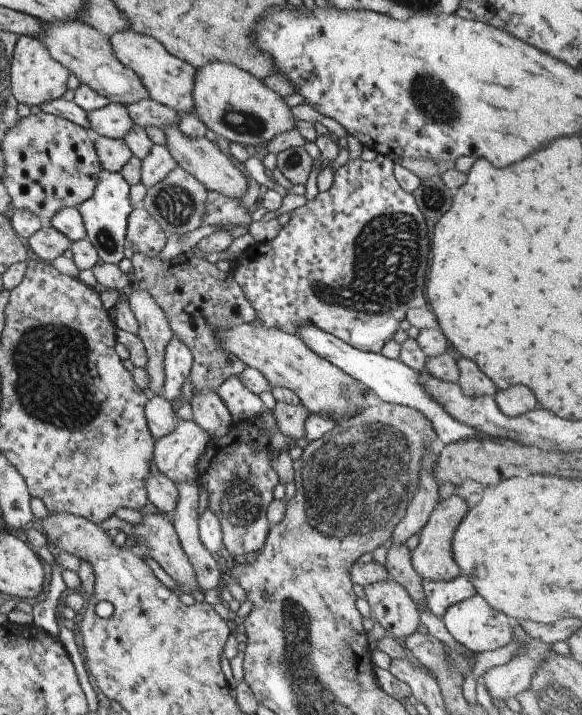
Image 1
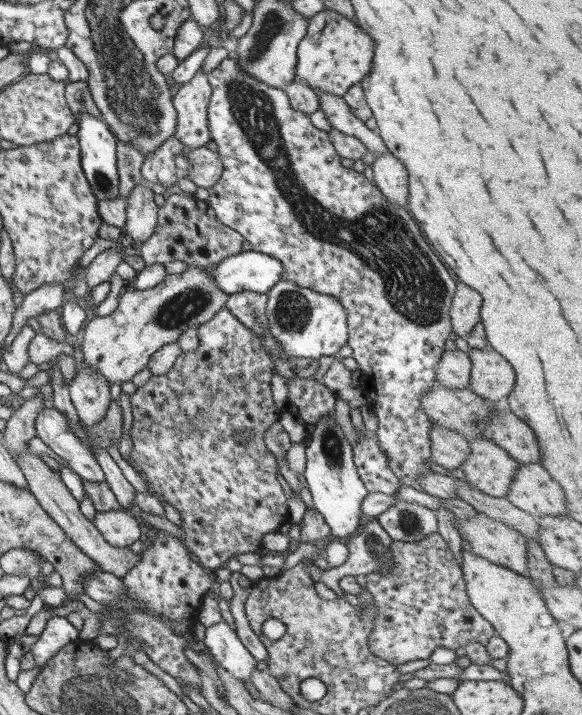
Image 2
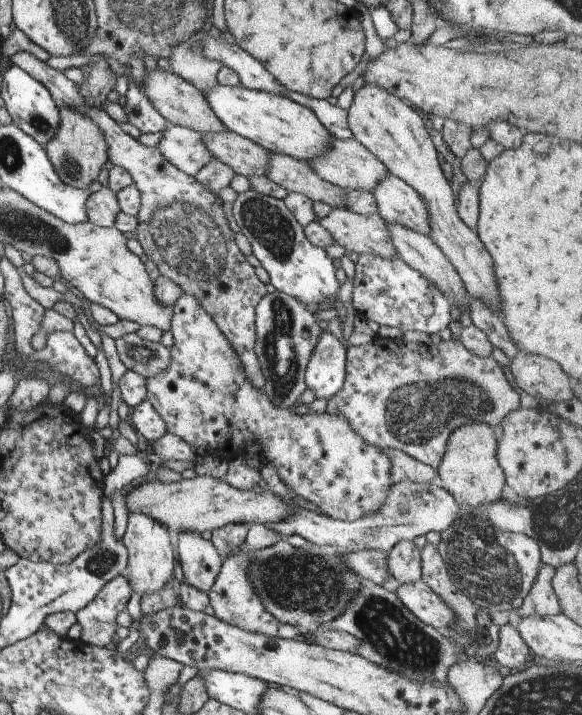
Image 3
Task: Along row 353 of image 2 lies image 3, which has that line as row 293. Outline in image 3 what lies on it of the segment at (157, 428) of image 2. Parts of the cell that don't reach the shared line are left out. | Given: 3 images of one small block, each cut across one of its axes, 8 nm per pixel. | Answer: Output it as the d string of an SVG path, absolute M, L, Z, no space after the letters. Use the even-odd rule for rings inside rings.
M24 51L13 54L8 60L40 82L49 91L58 109L69 106L71 110L81 110L81 114L85 114L101 130L107 146L107 161L128 172L137 189L140 205L133 234L143 254L159 275L179 286L181 295L189 294L197 300L235 350L247 381L253 388L261 389L265 376L261 374L261 366L254 353L255 306L267 292L265 285L257 279L254 268L237 248L217 194L167 162L156 147L143 146L137 138L123 132L105 111L85 106L85 100L77 92L77 85L44 61Z

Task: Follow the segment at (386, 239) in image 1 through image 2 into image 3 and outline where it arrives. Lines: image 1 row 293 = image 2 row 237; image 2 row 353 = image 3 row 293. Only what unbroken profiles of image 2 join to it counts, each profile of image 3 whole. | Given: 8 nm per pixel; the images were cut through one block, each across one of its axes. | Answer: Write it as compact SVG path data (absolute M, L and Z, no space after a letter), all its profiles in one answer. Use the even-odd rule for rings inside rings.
M358 254L357 261L354 264L354 276L352 279L352 306L362 319L373 320L379 326L391 326L407 332L407 330L417 330L424 334L437 334L437 332L447 328L451 320L449 315L450 302L441 294L427 278L423 278L419 272L409 268L399 256L395 258L379 258L370 254Z

